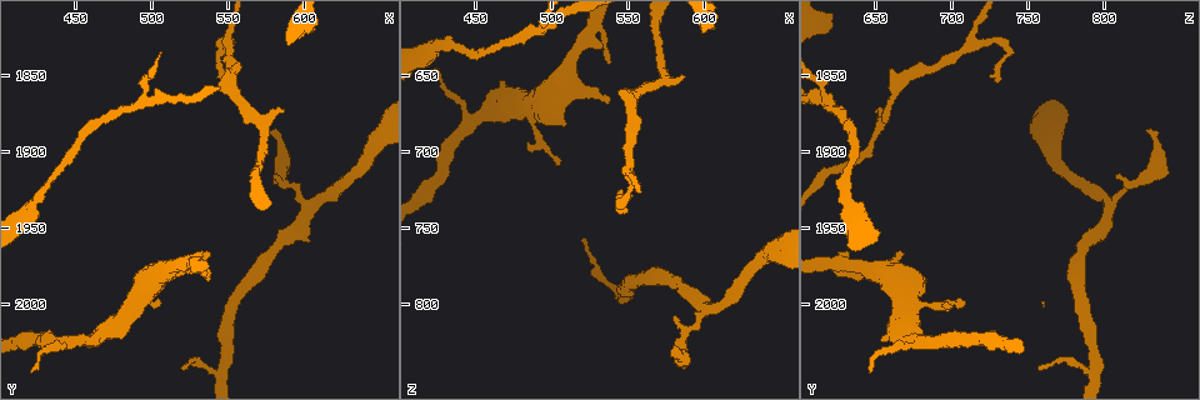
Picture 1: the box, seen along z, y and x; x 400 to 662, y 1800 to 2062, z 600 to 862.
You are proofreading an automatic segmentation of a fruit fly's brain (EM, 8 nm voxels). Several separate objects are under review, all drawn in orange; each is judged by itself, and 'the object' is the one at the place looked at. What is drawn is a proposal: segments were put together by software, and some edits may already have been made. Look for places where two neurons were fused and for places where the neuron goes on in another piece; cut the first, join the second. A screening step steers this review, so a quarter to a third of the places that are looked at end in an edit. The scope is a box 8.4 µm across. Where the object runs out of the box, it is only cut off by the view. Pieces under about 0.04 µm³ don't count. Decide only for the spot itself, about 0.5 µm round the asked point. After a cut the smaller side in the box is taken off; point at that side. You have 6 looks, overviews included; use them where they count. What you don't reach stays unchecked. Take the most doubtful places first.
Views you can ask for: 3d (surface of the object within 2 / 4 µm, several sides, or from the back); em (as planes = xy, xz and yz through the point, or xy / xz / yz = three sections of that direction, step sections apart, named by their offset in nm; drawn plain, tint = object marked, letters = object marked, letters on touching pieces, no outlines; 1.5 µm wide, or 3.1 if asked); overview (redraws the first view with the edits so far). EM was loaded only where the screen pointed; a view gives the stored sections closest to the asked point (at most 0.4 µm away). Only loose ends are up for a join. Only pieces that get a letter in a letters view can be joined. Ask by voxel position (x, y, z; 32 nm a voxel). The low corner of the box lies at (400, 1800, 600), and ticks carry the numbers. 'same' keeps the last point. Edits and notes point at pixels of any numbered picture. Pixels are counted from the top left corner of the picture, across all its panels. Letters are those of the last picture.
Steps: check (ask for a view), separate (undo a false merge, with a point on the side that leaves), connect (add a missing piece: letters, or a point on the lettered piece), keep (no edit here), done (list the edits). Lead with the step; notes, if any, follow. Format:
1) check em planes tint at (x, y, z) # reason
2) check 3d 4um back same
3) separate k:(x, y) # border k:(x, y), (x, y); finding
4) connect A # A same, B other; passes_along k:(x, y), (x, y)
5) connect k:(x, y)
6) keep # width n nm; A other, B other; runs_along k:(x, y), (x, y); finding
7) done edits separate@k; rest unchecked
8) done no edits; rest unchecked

check 3d 4um back at (554, 1852, 728) # tapers out

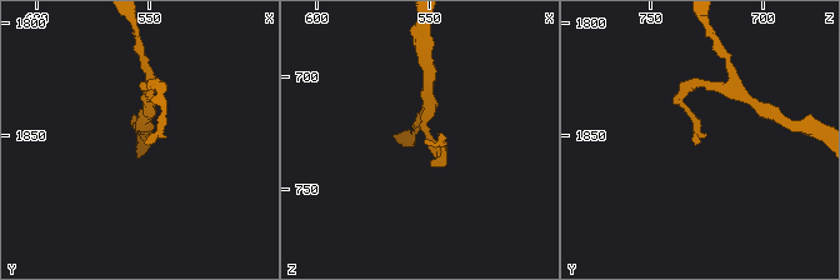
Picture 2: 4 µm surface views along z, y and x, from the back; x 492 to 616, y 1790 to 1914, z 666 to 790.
check em xz step 8 tint at (553, 1853, 729)

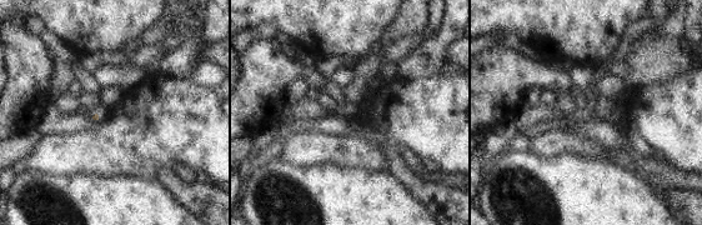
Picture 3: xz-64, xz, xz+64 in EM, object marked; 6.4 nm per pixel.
check em planes letters same # cut it another way

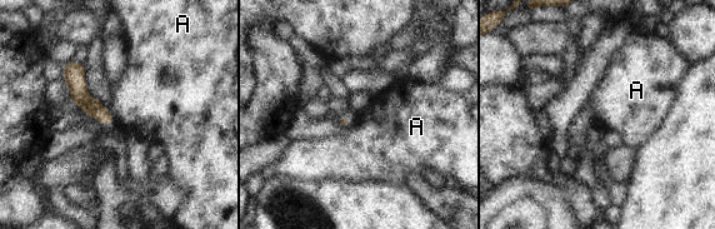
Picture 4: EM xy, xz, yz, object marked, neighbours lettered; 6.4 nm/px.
keep # A other; border 4:(108, 110), (115, 120); none of them fits

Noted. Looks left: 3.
check 3d 2um at (540, 1978, 640) # tapers out

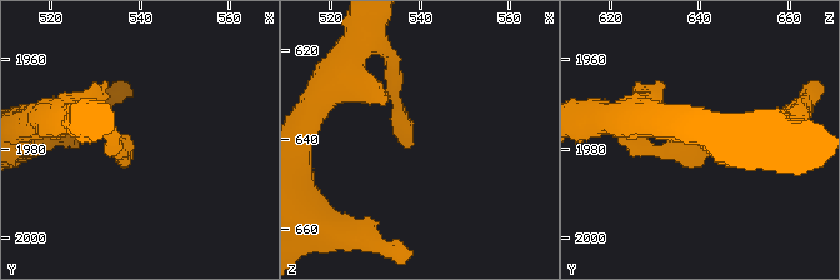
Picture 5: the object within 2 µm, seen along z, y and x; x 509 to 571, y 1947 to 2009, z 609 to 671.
check em planes letters at (538, 1979, 641) # need the tissue

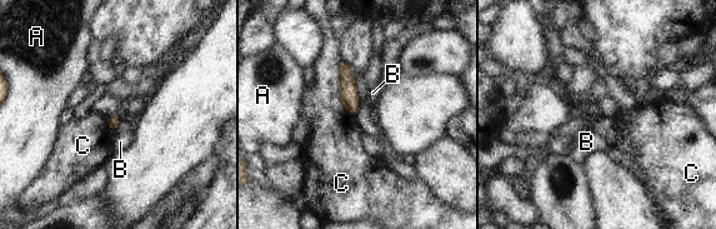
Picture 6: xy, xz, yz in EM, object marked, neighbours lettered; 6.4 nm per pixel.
keep # A other, B other, C other; border 6:(340, 58), (339, 98), (353, 117); no lettered piece goes on from it

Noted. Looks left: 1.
check em planes letters at (520, 2042, 758) # an open end

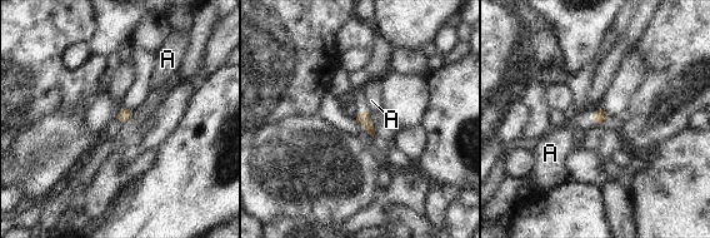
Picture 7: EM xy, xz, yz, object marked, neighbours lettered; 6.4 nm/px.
keep # A other; no lettered piece goes on from it

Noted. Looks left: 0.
done no edits; rest unchecked

